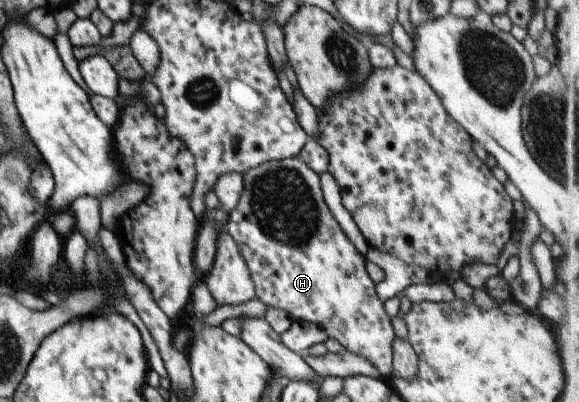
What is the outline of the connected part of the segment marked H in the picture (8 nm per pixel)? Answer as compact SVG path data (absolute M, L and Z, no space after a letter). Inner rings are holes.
M296 157L285 158L282 160L270 160L266 163L262 163L257 167L252 167L242 174L243 187L238 204L228 214L224 230L232 241L236 243L238 251L246 263L246 269L248 269L250 281L254 287L255 297L264 304L264 306L282 309L286 311L291 322L310 323L316 327L322 329L326 339L336 340L345 350L345 352L352 353L352 355L358 355L358 357L364 357L364 361L368 361L370 365L378 373L380 373L383 379L387 379L391 376L392 372L392 357L391 346L394 331L391 327L388 315L383 309L383 303L378 299L374 288L375 283L368 277L365 270L365 259L362 255L358 255L358 251L354 249L354 245L350 243L350 239L342 233L342 229L338 227L338 223L334 220L334 217L330 214L328 207L324 204L322 193L320 191L319 176L310 167L307 167L302 161L298 161Z

